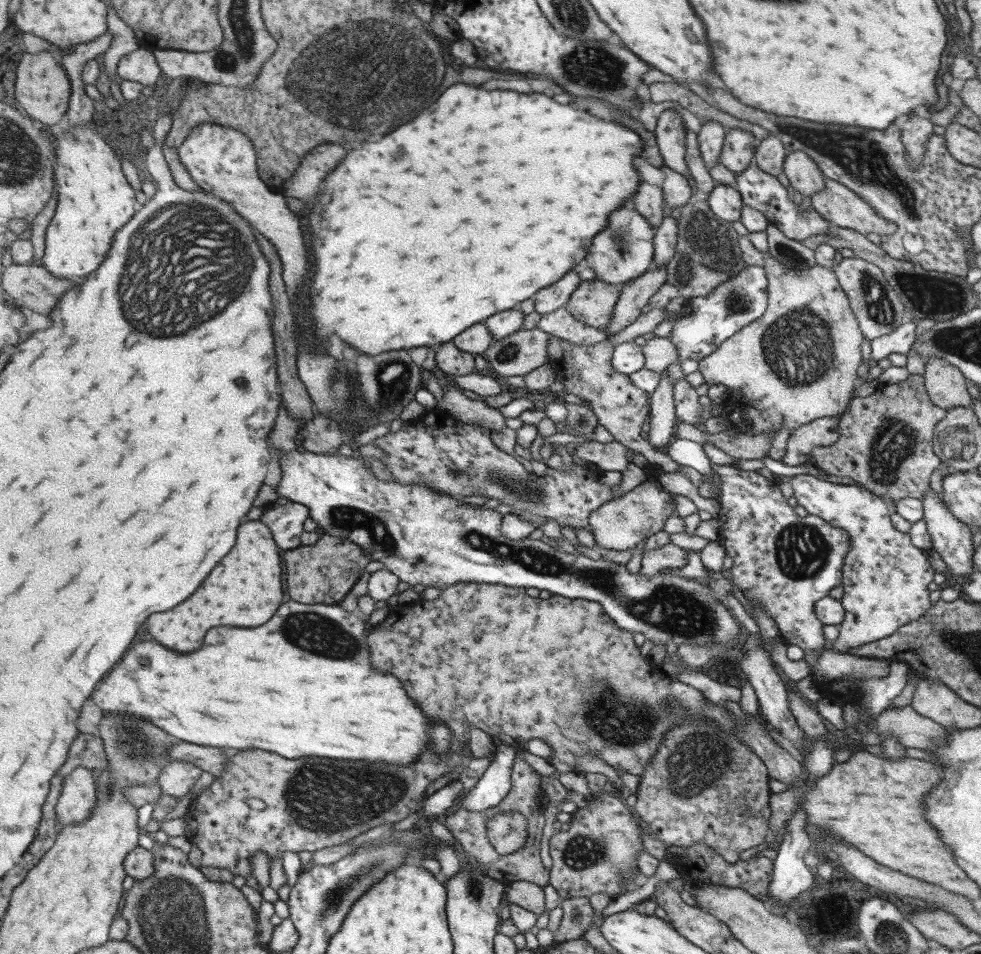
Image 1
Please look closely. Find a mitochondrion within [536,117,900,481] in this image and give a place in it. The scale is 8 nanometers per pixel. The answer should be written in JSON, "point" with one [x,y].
{"point":[801,343]}

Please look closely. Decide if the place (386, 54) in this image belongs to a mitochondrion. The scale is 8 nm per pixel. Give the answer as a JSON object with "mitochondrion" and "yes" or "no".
{"mitochondrion":"yes"}

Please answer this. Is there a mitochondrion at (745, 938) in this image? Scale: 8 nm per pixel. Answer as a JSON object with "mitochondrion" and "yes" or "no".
{"mitochondrion":"no"}

